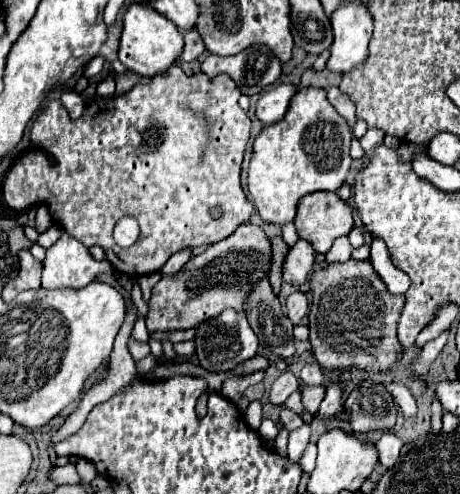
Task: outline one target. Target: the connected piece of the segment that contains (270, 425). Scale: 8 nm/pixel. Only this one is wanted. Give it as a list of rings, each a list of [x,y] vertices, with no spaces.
[[[265,419],[262,421],[258,432],[263,438],[275,440],[279,431],[276,427],[276,424],[272,420]]]

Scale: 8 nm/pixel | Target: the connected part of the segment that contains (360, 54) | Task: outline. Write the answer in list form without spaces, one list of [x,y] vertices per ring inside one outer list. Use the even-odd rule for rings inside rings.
[[[343,1],[331,15],[333,25],[333,45],[331,45],[331,59],[327,67],[335,73],[349,73],[353,71],[363,59],[367,59],[367,45],[373,33],[373,15],[363,1]]]

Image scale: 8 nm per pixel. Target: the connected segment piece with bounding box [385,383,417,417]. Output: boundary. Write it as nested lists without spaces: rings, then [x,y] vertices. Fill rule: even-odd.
[[[385,383],[385,389],[389,393],[393,393],[395,401],[399,403],[401,411],[405,417],[413,417],[417,413],[417,405],[415,405],[415,399],[413,399],[413,393],[409,391],[407,385],[399,385],[399,383]]]

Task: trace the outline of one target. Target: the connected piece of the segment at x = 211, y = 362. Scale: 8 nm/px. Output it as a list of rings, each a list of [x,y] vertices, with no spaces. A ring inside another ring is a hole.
[[[225,309],[215,319],[207,319],[203,323],[199,323],[195,327],[193,343],[195,343],[195,353],[199,357],[199,365],[207,371],[213,371],[213,373],[231,371],[233,367],[237,367],[245,359],[253,357],[257,353],[257,347],[259,347],[259,339],[253,333],[245,313],[239,313],[235,309]]]

